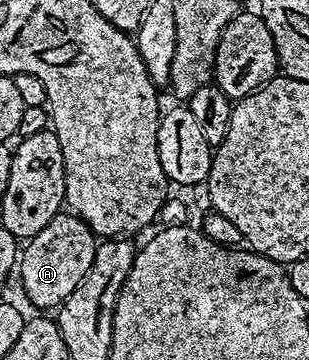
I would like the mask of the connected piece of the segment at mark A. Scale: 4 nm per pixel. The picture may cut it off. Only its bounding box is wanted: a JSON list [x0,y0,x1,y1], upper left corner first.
[17,210,97,310]

